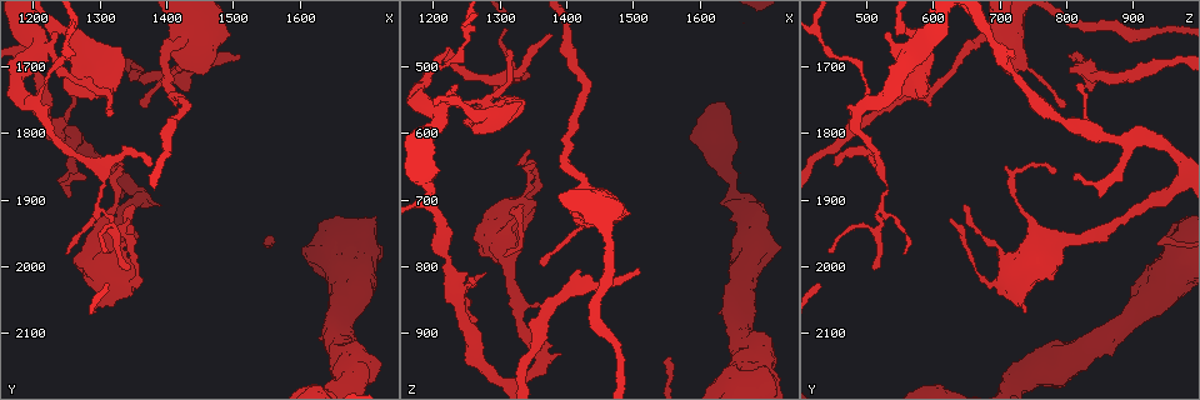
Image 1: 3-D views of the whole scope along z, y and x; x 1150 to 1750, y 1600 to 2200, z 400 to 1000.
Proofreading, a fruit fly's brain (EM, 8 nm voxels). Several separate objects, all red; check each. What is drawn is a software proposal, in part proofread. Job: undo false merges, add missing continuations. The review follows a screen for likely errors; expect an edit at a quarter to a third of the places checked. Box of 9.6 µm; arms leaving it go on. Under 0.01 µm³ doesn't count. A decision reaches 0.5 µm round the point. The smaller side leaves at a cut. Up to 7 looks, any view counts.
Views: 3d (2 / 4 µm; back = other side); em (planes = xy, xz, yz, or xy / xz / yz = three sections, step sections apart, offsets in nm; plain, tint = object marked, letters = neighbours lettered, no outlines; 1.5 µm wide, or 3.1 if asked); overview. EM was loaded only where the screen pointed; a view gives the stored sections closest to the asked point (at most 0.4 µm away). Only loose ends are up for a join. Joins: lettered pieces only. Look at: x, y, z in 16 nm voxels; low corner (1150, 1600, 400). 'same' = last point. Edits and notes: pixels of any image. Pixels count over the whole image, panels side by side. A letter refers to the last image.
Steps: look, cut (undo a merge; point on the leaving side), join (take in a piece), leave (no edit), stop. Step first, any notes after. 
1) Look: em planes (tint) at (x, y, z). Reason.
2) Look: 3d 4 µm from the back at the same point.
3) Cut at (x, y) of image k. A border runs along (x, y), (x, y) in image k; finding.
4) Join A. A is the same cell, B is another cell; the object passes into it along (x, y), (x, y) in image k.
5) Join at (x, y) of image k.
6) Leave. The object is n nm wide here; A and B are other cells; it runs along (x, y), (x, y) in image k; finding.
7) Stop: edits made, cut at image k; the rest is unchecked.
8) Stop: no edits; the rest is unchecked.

Look: em planes (letters) at (1310, 1975, 445). Tapers out.

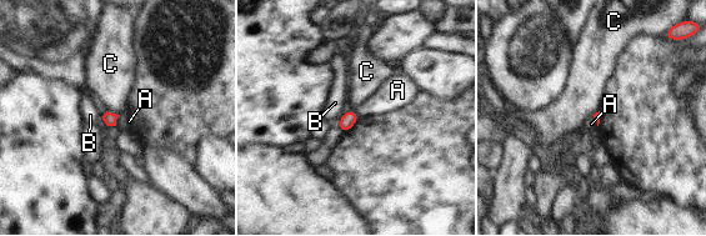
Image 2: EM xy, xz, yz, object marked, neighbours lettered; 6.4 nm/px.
Leave. A, B and C are other cells; a border runs along (106, 110), (119, 115) in image 2; none of them fits.

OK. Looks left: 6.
Look: em planes (letters) at (1370, 1760, 795). Free end.

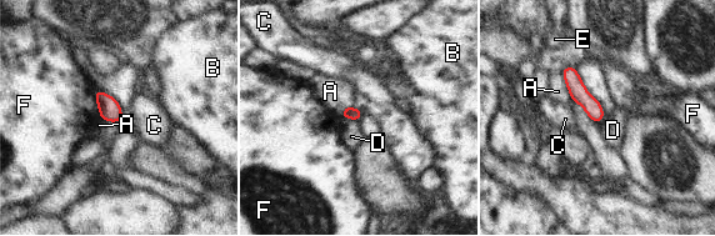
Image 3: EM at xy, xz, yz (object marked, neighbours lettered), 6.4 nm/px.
Leave. The object is 80 nm wide here; A, B, C, D, E and F are other cells; it runs along (568, 69), (576, 90), (599, 119) in image 3; no lettered piece goes on from it.

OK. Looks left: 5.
Look: em xz step 8 (letters) at (1280, 1725, 550). Four or more arms meet.

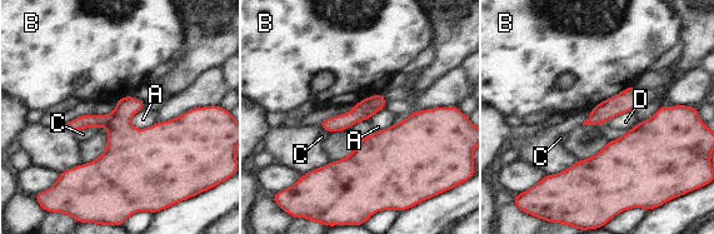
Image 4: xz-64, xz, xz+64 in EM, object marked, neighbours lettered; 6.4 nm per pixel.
Look: em planes (letters) at the same point. Another direction.

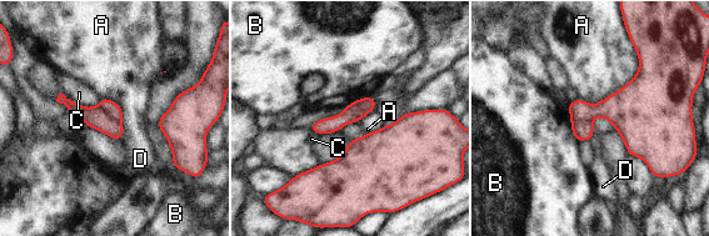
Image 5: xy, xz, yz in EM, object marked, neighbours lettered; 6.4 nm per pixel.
Cut at (362, 111) of image 5. A, B, C and D are other cells; a border runs along (370, 109), (359, 106), (353, 121) in image 5; two neurons meet here.

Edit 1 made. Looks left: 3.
Stop: edits made, cut at image 5; the rest is unchecked.

